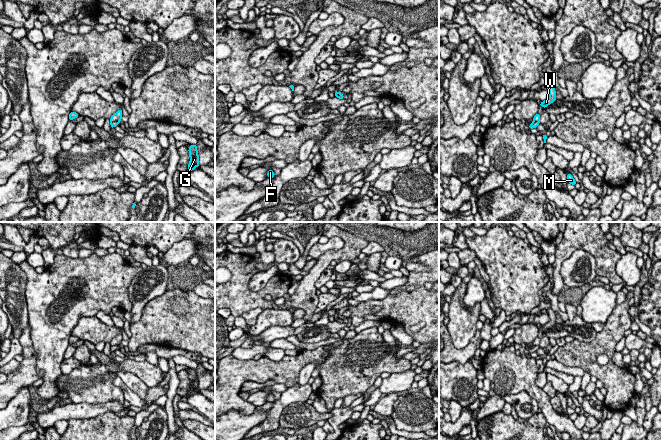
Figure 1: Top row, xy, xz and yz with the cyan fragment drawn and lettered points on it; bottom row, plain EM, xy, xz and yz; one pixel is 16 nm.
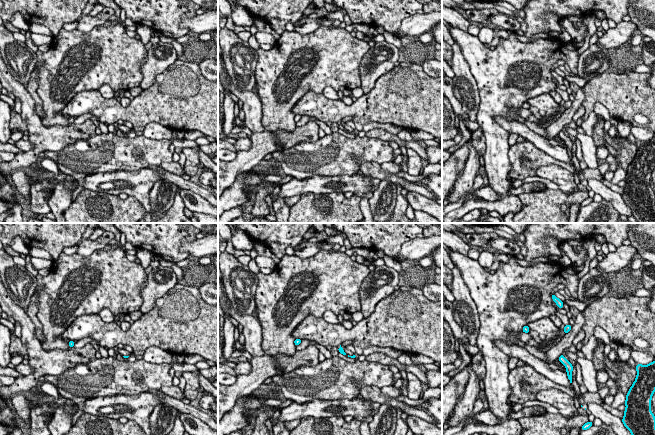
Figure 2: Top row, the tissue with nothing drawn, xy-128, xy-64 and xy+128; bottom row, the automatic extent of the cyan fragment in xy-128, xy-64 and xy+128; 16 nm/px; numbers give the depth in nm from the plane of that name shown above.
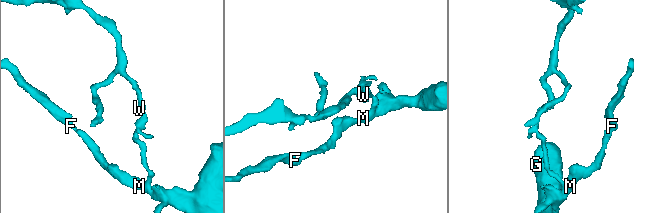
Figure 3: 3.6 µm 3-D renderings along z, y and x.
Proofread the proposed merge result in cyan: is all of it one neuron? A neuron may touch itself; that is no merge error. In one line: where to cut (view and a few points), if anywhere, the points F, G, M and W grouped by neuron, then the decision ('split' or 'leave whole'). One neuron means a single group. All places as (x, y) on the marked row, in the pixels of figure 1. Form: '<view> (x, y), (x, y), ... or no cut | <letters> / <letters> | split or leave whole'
xy (119, 120), (111, 122) | F G M / W | split

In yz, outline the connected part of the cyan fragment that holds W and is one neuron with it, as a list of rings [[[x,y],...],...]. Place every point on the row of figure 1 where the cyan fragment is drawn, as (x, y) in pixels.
[[[551,83],[547,85],[547,89],[550,93],[550,96],[543,102],[541,102],[539,105],[543,108],[546,108],[549,104],[553,103],[556,100],[556,91],[555,88],[552,86]]]

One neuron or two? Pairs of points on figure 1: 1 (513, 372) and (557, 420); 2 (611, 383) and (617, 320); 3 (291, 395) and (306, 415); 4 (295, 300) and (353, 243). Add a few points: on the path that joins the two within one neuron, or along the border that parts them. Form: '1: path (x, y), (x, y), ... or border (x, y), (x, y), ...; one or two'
1: path (525, 382), (543, 400), (546, 408); one
2: path (595, 367), (590, 362), (590, 354), (608, 336); one
3: border (305, 401), (289, 403), (283, 409), (279, 418); two
4: path (307, 283), (316, 270), (330, 256), (336, 256); one

